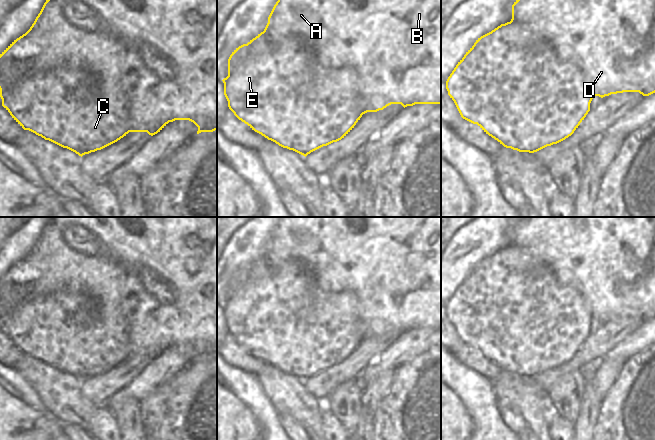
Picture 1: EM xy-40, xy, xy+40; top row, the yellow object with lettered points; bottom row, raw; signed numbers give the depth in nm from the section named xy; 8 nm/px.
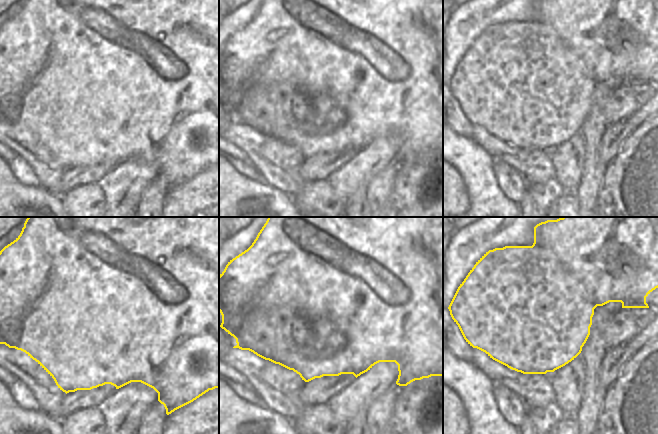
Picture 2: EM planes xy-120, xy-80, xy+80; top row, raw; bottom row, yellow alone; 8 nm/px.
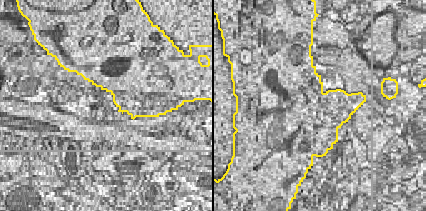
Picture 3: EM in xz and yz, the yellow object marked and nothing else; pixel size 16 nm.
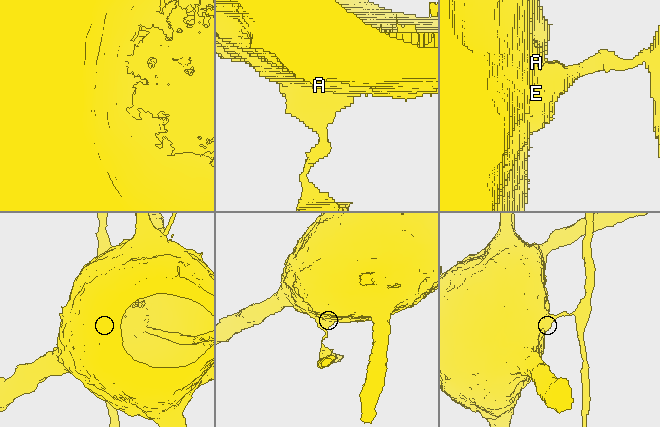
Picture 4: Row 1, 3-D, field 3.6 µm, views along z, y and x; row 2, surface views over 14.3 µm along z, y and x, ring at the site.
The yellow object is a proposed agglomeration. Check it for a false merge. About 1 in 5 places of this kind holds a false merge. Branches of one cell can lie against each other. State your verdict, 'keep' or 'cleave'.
cleave

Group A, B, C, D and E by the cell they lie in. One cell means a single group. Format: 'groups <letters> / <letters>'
groups A B C D / E

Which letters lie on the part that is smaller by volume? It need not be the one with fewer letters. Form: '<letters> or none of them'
E

